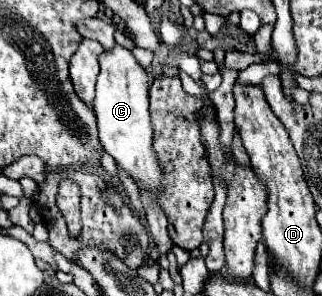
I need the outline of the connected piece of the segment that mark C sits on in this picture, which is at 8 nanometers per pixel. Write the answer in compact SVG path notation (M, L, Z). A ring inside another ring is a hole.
M115 44L111 50L103 50L99 56L101 72L95 88L95 116L99 126L99 140L103 148L115 158L115 162L131 174L135 182L149 190L157 202L157 190L161 190L163 170L153 152L153 128L149 120L149 78L137 64L131 50Z

